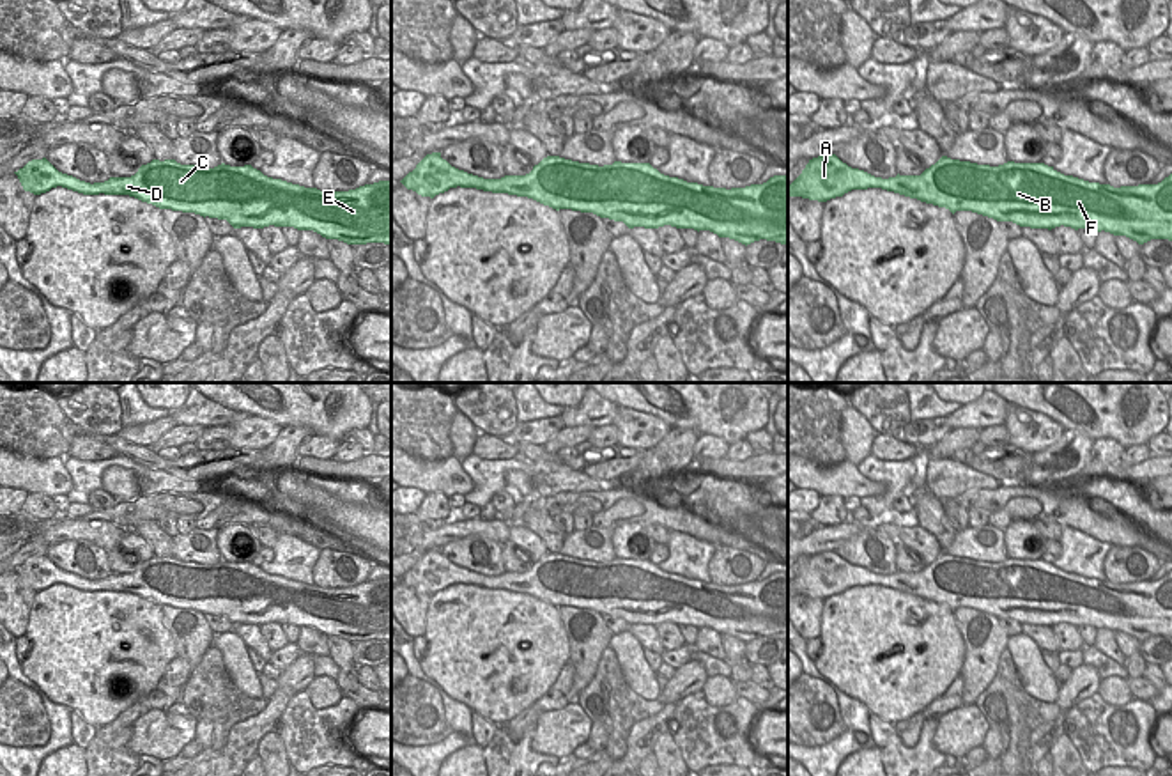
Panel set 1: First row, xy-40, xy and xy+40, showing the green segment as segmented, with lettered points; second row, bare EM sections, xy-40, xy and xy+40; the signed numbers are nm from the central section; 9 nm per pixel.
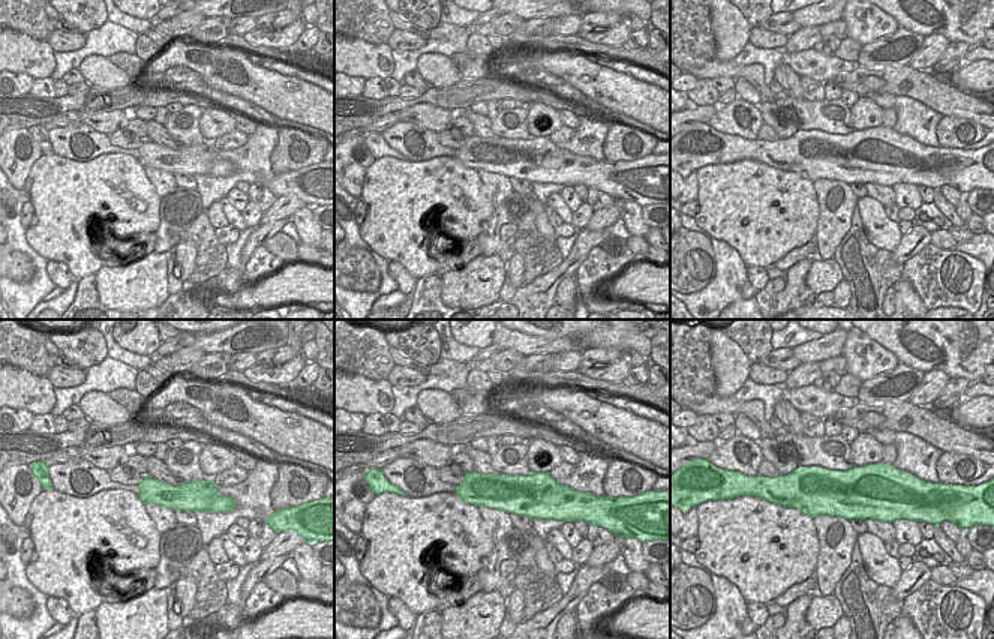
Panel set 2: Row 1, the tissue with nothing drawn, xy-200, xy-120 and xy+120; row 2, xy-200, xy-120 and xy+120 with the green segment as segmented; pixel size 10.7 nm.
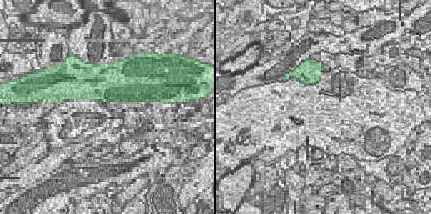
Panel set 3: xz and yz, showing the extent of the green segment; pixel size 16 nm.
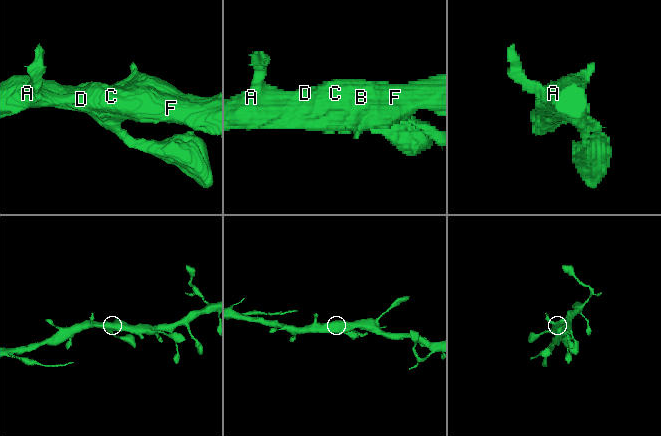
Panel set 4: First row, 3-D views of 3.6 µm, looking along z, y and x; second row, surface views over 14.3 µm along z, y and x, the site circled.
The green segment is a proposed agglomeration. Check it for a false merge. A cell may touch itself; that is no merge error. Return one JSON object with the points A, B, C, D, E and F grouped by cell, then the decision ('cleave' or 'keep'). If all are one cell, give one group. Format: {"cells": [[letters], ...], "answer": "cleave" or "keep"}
{"cells": [["A", "B", "C", "D", "E", "F"]], "answer": "keep"}

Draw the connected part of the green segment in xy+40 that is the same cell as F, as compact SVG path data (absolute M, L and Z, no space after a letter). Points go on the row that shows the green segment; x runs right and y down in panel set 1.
M823 154L809 159L802 174L788 184L788 197L827 202L843 197L852 190L882 188L926 204L956 211L972 211L997 221L1013 221L1030 229L1071 227L1092 229L1126 236L1138 244L1151 239L1172 241L1172 174L1158 184L1138 184L1114 188L1110 184L1089 182L1064 175L1045 163L1007 161L999 167L942 156L921 175L875 177L864 170L852 168L836 154Z

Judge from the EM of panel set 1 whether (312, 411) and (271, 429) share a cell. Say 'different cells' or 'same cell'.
different cells

